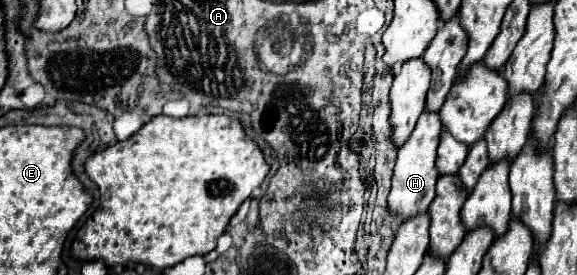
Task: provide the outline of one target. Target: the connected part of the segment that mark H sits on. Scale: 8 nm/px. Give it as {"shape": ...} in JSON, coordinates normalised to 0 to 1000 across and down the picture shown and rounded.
{"shape":[[[735,404],[714,476],[714,491],[704,505],[704,520],[690,549],[690,585],[683,607],[683,644],[679,644],[679,687],[672,709],[672,760],[690,782],[697,804],[742,767],[742,745],[749,738],[756,709],[756,658],[763,644],[756,615],[756,542],[759,542],[759,505],[766,476],[766,440],[759,411]]]}

